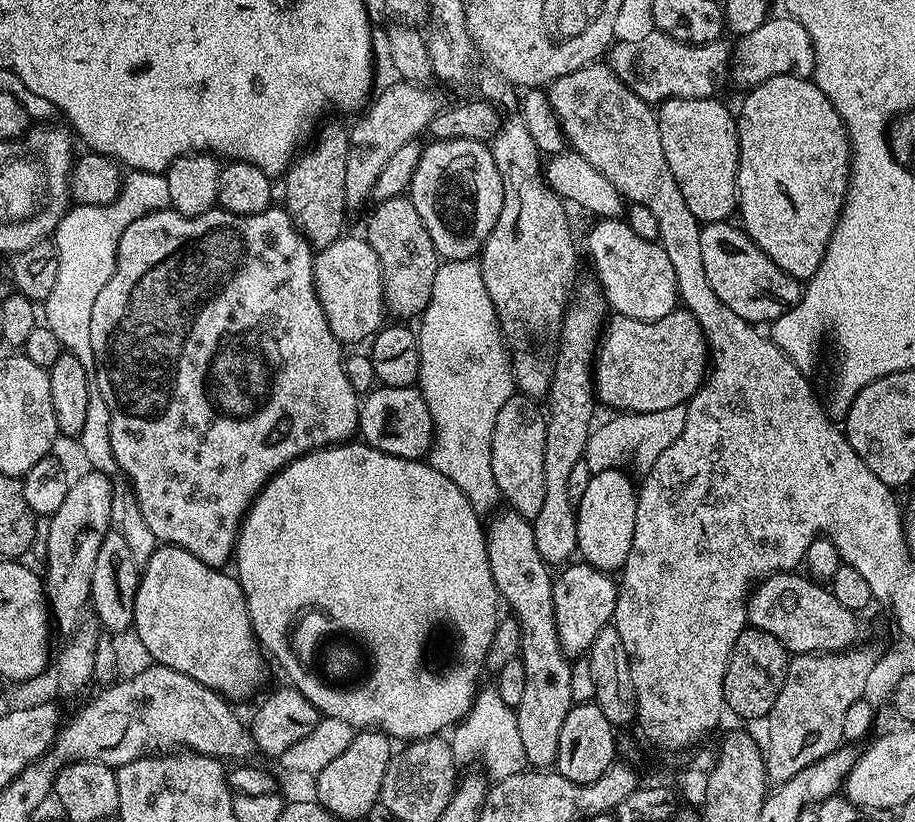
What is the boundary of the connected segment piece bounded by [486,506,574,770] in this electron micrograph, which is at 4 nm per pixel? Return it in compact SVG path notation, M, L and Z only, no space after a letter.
M504 506L491 513L486 524L488 561L490 574L496 583L496 591L509 604L511 615L520 627L520 654L518 659L526 670L526 686L522 702L518 702L516 716L519 737L527 763L536 770L548 770L555 765L558 754L558 734L562 734L562 722L574 703L570 690L572 664L560 649L556 639L556 626L552 623L552 582L549 565L541 560L538 546L534 546L532 521Z

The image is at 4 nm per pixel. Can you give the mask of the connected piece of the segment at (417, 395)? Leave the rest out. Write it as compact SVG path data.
M373 387L360 402L360 426L358 436L363 443L394 454L398 458L419 460L427 457L432 447L432 415L422 398L419 387Z

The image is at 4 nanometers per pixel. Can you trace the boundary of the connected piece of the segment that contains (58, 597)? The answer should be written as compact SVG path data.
M93 470L86 471L85 476L80 476L68 485L66 499L62 506L47 521L49 538L46 541L46 556L43 560L42 581L46 593L46 604L50 609L51 619L65 634L72 634L80 628L82 619L80 615L89 607L91 594L91 574L94 569L94 560L98 557L98 548L102 545L104 535L110 530L112 515L110 514L110 498L112 497L112 483L107 475Z

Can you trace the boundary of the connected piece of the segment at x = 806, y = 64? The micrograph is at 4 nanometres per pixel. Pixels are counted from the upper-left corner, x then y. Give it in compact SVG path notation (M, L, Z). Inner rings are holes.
M779 15L764 20L758 30L750 30L750 34L735 41L736 48L734 44L734 51L730 56L730 73L738 83L755 86L775 76L811 77L816 59L810 36L793 16Z

